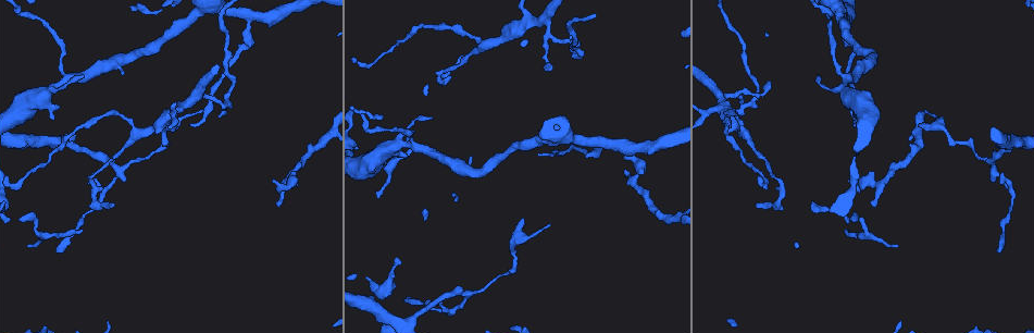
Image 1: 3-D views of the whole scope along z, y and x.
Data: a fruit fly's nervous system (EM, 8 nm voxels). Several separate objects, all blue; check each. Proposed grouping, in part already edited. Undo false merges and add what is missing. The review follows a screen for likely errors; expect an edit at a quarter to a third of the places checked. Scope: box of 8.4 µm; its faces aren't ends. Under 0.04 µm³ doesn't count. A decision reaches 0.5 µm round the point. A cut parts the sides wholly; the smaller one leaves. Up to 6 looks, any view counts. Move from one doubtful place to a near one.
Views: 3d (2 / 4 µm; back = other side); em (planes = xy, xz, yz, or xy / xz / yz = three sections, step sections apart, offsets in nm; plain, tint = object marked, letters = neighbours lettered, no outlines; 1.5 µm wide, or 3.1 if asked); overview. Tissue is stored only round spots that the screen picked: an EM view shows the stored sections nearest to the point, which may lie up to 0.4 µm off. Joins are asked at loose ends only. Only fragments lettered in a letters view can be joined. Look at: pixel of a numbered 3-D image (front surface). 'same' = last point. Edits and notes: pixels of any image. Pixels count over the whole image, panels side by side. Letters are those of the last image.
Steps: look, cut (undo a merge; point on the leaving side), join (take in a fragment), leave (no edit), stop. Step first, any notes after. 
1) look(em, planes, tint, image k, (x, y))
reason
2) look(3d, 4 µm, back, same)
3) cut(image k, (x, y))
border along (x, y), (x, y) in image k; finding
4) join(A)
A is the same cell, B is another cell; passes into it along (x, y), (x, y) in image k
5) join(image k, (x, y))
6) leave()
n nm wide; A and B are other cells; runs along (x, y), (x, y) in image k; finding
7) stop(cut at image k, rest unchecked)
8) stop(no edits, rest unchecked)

look(3d, 4 µm, image 1, (854, 124))
long arm stops here

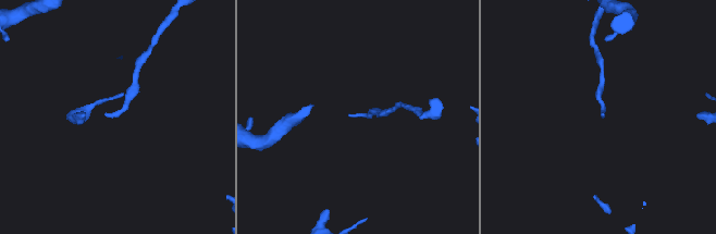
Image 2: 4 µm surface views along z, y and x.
look(em, planes, letters, image 2, (602, 114))
shape alone is not enough

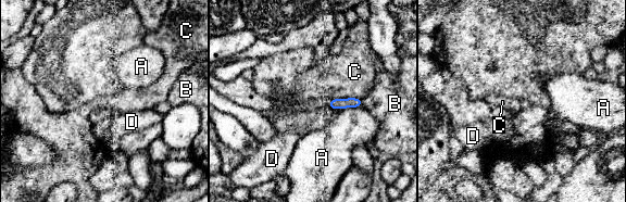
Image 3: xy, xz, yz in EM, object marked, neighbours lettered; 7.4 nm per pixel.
leave()
A, B, C and D are other cells; border along (361, 98), (329, 99) in image 3; no lettered fragment goes on from it

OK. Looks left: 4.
look(em, planes, tint, image 1, (544, 19))
sharp bend

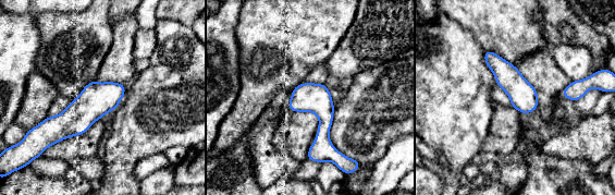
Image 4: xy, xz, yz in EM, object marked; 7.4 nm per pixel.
look(em, planes, letters, same)

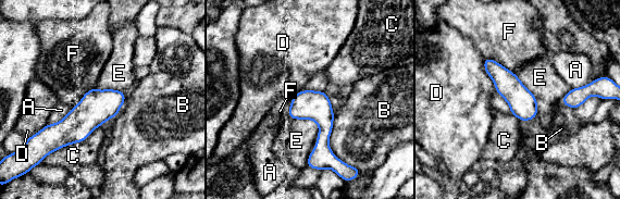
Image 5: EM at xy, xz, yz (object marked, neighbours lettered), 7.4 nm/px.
leave()
A, B, C, D, E and F are other cells; runs along (301, 94), (323, 115), (323, 154), (333, 164) in image 5; one neuron here

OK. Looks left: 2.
look(em, planes, tint, image 1, (844, 81))

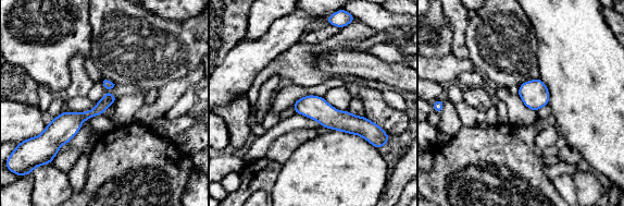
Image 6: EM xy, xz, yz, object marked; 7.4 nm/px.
look(em, planes, letters, same)

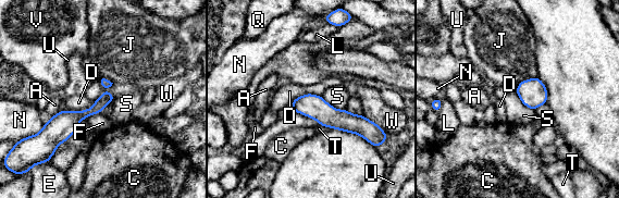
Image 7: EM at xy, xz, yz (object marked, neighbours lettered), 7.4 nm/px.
leave()
A, C, D, E, F, J, L, N, Q, S, T, U, V and W are other cells; border along (95, 100), (83, 110), (63, 110) in image 7; continuous, no second neuron

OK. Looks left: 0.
stop(no edits, rest unchecked)

